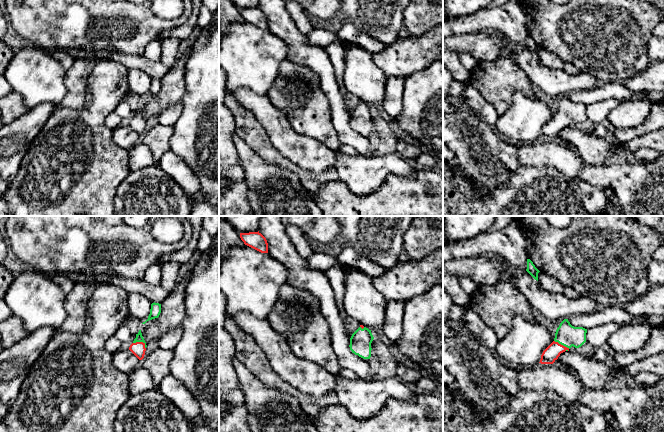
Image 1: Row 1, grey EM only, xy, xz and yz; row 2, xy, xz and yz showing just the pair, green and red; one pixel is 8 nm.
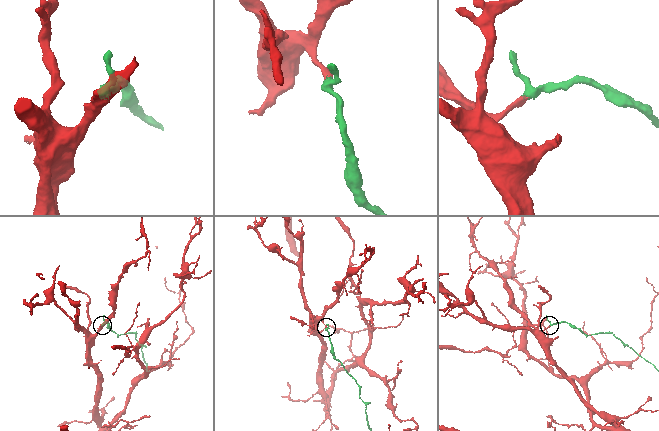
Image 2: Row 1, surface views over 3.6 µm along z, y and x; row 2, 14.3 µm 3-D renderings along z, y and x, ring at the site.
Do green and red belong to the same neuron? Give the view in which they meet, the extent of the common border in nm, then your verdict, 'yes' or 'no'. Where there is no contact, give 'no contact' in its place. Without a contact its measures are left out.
yz | 150 nm | yes

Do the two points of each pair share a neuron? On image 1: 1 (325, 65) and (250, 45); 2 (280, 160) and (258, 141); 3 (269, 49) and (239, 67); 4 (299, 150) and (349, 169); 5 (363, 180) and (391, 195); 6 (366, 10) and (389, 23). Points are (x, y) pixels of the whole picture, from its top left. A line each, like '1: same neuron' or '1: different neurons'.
1: different neurons
2: same neuron
3: same neuron
4: different neurons
5: different neurons
6: same neuron

